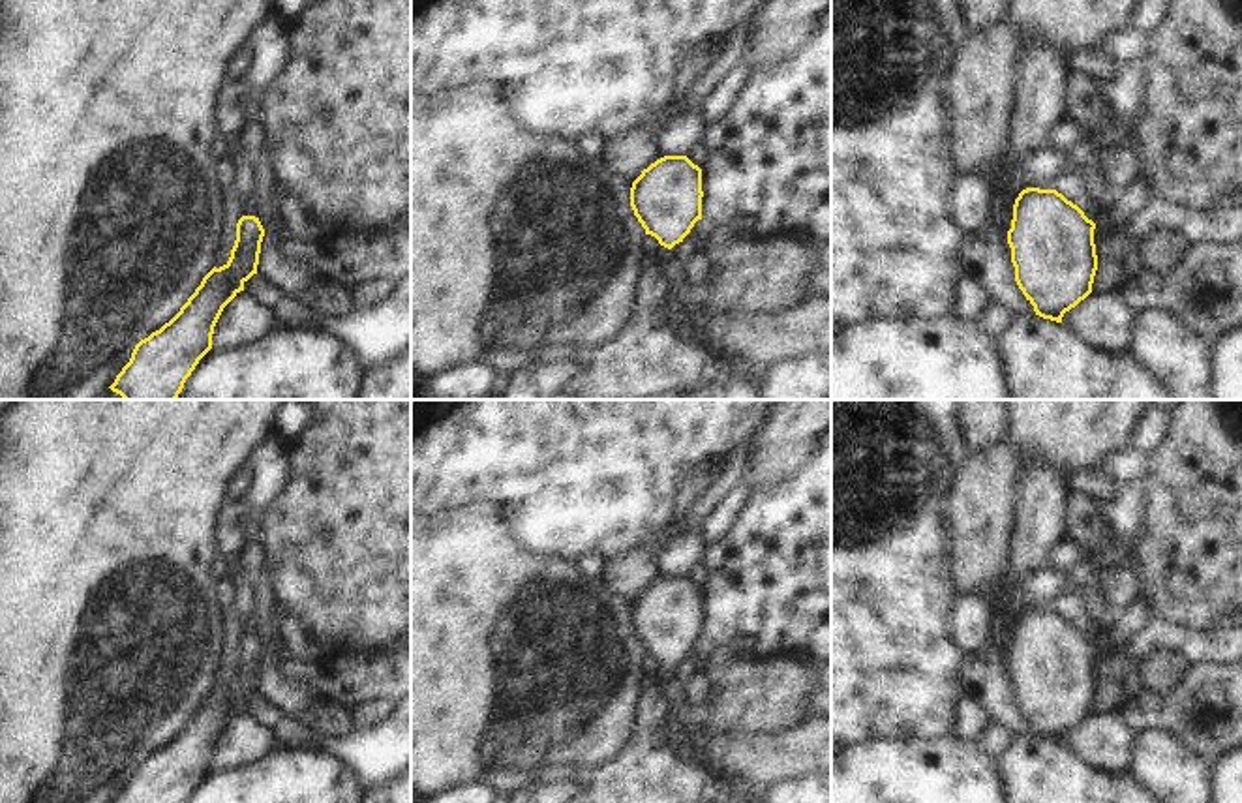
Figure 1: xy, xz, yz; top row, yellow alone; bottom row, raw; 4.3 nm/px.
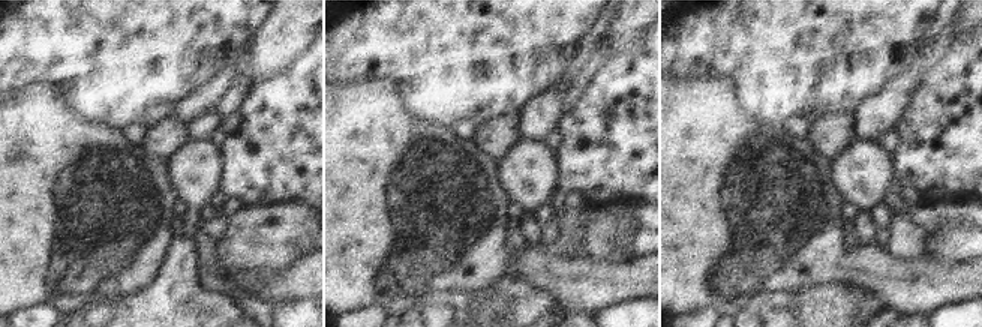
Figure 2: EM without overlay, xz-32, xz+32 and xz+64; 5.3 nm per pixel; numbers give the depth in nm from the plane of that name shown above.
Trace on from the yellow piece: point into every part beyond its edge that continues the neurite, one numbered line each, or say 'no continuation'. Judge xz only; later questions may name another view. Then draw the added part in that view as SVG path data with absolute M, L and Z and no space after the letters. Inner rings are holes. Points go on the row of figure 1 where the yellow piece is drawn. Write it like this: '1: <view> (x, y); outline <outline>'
1: xz (663, 254); outline M659 244L659 248L657 248L657 259L659 259L657 270L660 274L664 274L666 265L672 259L670 255L672 255L672 250L668 250L668 248L664 248L664 246Z

